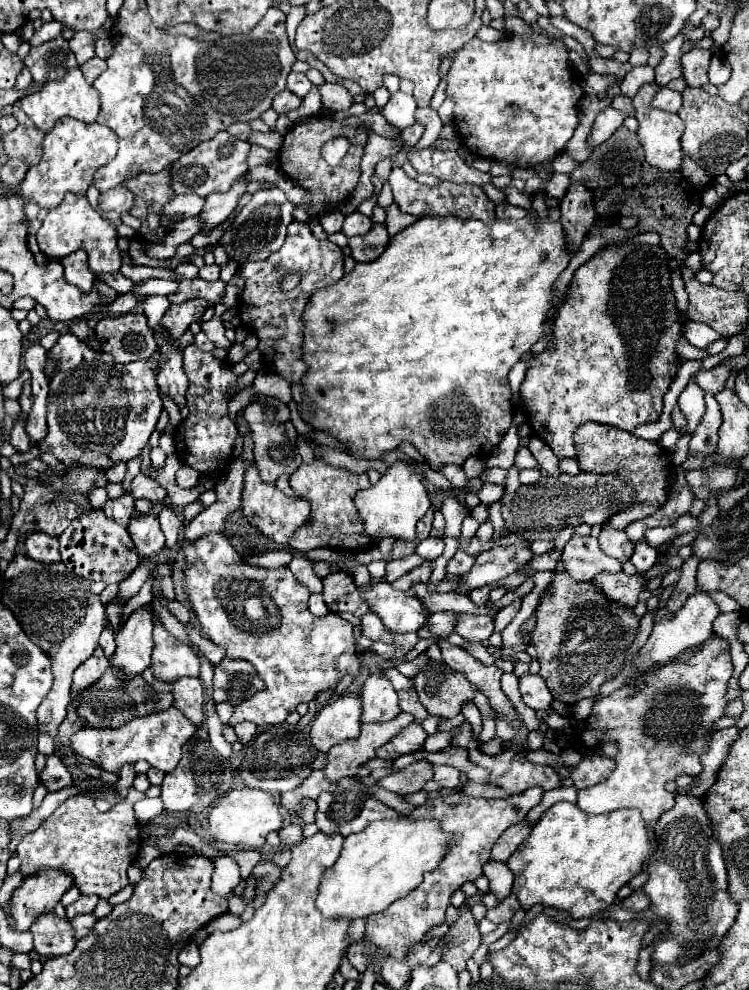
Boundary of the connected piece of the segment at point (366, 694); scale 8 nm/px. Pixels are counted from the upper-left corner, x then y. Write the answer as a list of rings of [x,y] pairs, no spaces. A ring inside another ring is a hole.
[[[375,666],[371,668],[363,690],[361,690],[361,702],[363,702],[363,722],[383,722],[391,720],[395,714],[401,712],[397,702],[397,692],[391,684],[391,680],[381,674],[385,668]]]

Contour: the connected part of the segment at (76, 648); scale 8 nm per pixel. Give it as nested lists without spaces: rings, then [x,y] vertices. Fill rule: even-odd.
[[[21,574],[17,578],[1,580],[1,604],[7,606],[17,622],[23,626],[25,634],[53,660],[53,688],[47,698],[37,708],[39,730],[51,736],[57,734],[59,724],[65,720],[69,692],[71,692],[71,676],[79,664],[83,664],[93,650],[97,648],[97,640],[101,630],[107,626],[105,604],[99,594],[91,592],[91,580],[75,574]]]

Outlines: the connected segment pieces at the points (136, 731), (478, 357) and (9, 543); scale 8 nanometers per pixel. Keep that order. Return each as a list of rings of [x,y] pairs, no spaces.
[[[167,708],[157,714],[141,716],[131,720],[127,726],[119,730],[97,730],[97,728],[81,728],[71,736],[71,750],[79,756],[91,760],[99,768],[107,772],[121,772],[127,764],[137,764],[139,760],[149,762],[153,768],[171,772],[175,770],[183,744],[195,734],[197,726],[193,726],[177,708]]]
[[[527,210],[527,216],[521,220],[513,218],[495,218],[491,224],[473,218],[459,216],[423,216],[415,224],[407,226],[403,232],[395,234],[387,250],[373,262],[359,262],[353,272],[345,274],[339,282],[329,288],[315,290],[307,308],[305,308],[305,330],[303,330],[303,350],[305,362],[309,364],[309,372],[303,378],[305,398],[299,404],[299,414],[313,428],[325,430],[341,440],[355,458],[379,458],[381,454],[395,450],[399,442],[411,442],[421,456],[431,466],[455,464],[461,466],[469,456],[487,456],[499,442],[501,436],[512,426],[515,414],[512,404],[510,385],[507,374],[515,362],[521,360],[525,352],[531,350],[535,342],[543,336],[543,326],[547,320],[547,312],[553,304],[555,280],[567,268],[569,260],[579,252],[579,246],[573,246],[563,224],[551,222],[549,216],[541,216],[537,210]]]
[[[69,464],[65,474],[59,474],[47,466],[45,472],[39,472],[39,478],[27,478],[25,494],[19,504],[19,512],[13,516],[9,534],[3,542],[7,560],[11,560],[11,550],[17,546],[17,542],[23,534],[31,534],[37,530],[37,532],[45,532],[51,536],[61,536],[75,518],[91,512],[93,506],[91,506],[91,500],[87,494],[95,488],[95,480],[99,478],[99,474],[103,476],[105,470],[83,466],[83,464]]]

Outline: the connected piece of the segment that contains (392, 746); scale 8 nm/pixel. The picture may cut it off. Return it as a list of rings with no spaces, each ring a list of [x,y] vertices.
[[[411,722],[411,726],[403,728],[391,742],[383,744],[377,750],[377,758],[383,758],[383,760],[391,760],[393,762],[401,754],[417,752],[423,746],[425,738],[427,738],[427,732],[423,730],[423,726],[417,724],[417,722]]]

